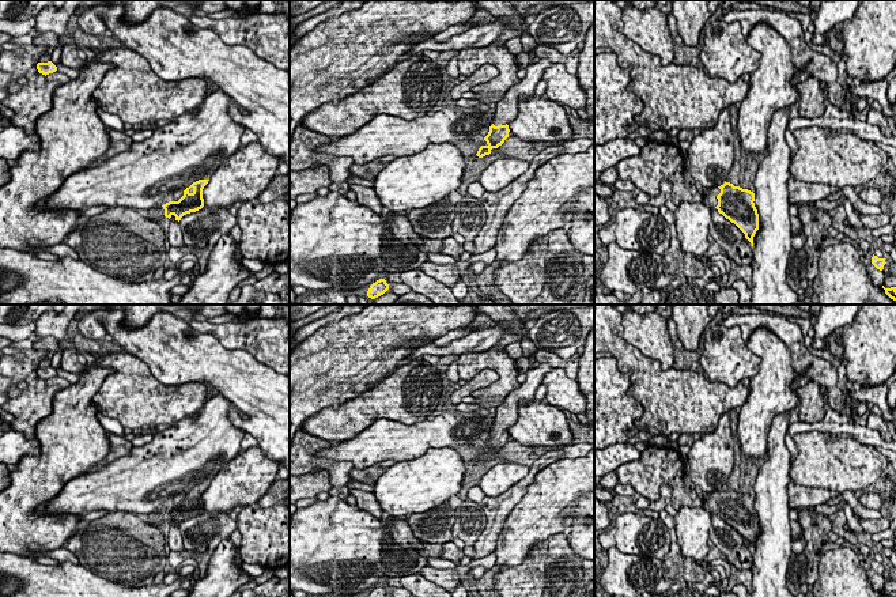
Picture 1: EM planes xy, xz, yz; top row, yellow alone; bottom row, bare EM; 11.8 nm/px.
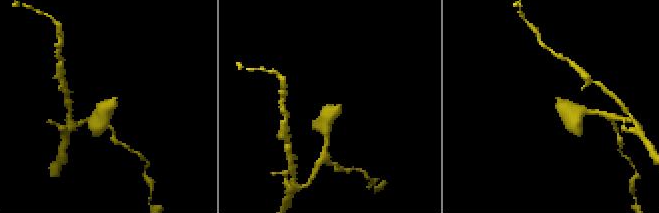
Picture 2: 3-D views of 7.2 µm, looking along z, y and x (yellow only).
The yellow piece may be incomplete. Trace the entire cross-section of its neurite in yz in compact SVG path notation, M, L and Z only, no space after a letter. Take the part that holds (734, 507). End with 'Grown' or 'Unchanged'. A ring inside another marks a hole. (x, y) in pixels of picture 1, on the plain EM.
M725 487L721 491L706 494L704 505L734 528L753 551L753 541L759 534L759 518L753 507L753 496Z. Grown

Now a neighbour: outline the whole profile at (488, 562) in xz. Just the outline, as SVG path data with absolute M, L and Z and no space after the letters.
M489 553L481 559L472 559L468 563L468 567L473 570L477 566L483 566L485 570L492 570L495 568L495 563L496 563L496 556L494 553Z

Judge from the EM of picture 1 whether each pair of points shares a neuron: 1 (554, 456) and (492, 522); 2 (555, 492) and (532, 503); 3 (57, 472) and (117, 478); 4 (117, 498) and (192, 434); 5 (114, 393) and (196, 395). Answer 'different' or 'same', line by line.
1: same
2: same
3: different
4: same
5: same

